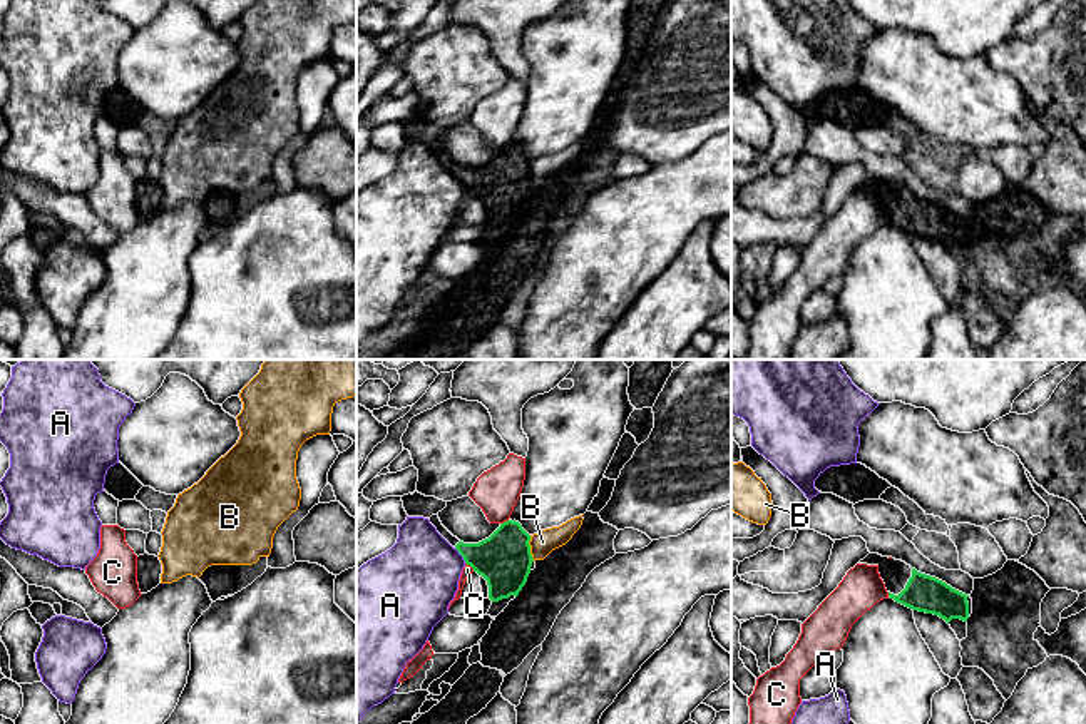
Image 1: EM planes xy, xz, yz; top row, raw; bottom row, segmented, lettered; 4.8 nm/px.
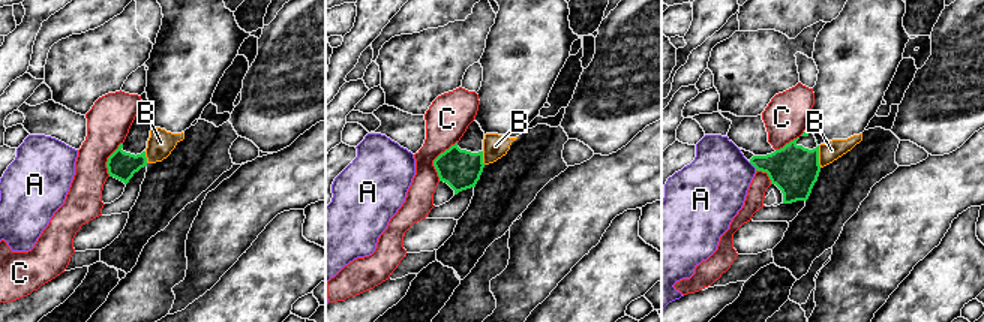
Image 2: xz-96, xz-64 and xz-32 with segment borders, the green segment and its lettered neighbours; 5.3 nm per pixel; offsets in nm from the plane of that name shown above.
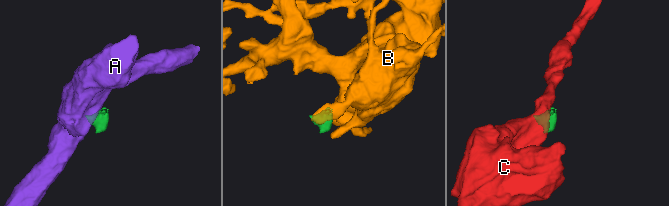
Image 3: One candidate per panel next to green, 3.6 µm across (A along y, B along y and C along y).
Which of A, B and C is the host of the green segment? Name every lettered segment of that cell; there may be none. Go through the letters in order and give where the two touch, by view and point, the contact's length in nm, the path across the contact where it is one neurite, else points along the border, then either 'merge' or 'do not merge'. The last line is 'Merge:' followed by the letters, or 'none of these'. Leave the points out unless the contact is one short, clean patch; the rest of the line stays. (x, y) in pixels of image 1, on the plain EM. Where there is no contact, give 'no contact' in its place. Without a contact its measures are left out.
A: xz (461, 179) | 90 nm | along xz (455, 173), (466, 188) | do not merge
B: xz (529, 174) | 130 nm | along xz (529, 161), (529, 178), (534, 186) | do not merge
C: xz (471, 191) | 60 nm | along xz (466, 188), (474, 196) | do not merge
Merge: none of these

